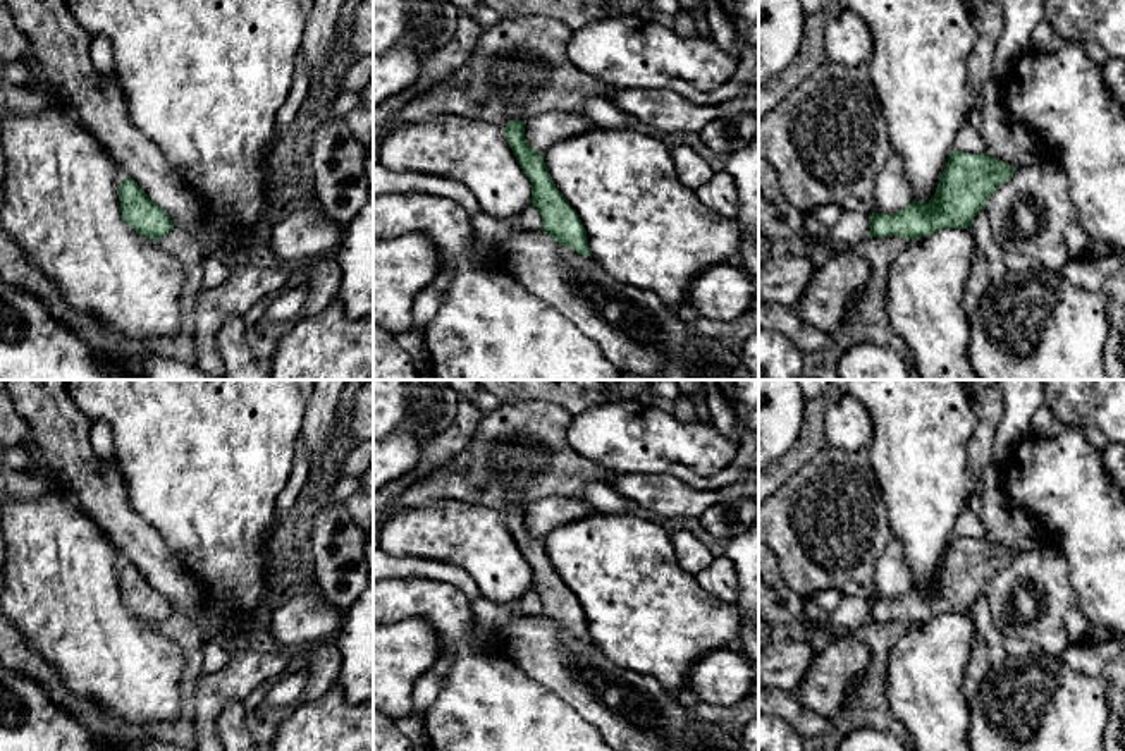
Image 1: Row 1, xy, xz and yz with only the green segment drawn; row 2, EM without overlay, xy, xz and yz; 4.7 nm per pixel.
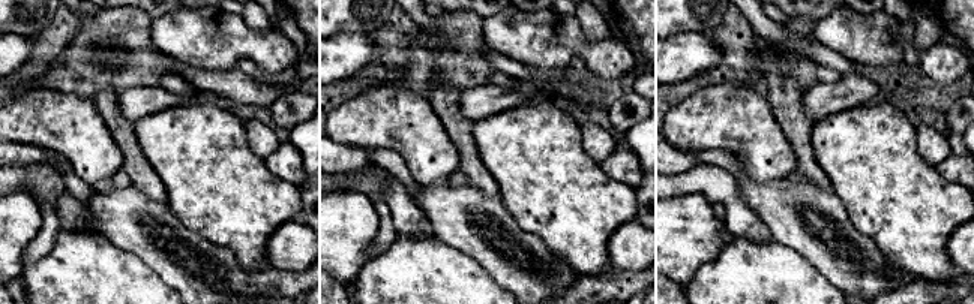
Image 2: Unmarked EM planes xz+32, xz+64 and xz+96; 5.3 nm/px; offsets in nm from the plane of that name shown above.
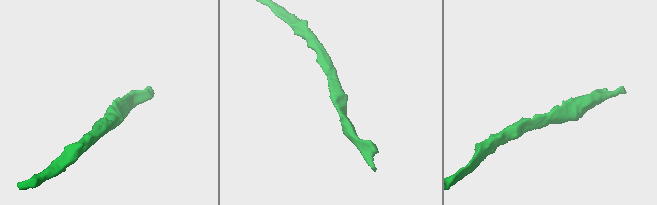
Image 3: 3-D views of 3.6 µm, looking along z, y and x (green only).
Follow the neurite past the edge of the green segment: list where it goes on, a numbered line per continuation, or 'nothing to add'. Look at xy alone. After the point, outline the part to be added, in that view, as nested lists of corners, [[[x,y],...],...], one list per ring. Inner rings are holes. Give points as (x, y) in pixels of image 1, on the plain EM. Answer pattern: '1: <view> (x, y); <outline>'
nothing to add

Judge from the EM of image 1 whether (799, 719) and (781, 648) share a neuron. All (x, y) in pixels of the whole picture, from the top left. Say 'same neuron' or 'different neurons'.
same neuron

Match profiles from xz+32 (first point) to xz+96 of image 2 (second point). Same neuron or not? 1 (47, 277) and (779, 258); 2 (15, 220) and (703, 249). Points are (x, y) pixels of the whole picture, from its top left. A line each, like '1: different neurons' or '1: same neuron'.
1: same neuron
2: same neuron

